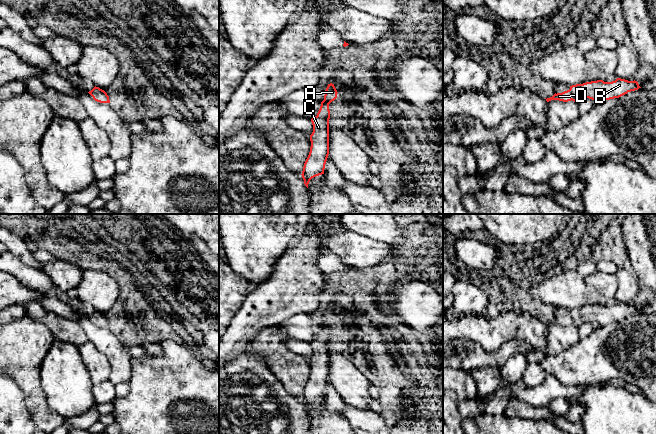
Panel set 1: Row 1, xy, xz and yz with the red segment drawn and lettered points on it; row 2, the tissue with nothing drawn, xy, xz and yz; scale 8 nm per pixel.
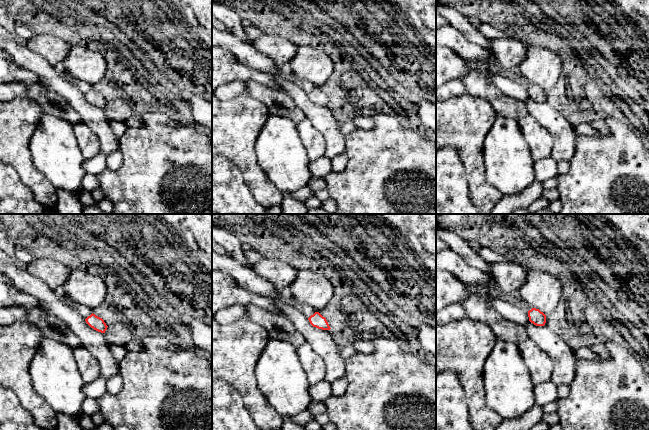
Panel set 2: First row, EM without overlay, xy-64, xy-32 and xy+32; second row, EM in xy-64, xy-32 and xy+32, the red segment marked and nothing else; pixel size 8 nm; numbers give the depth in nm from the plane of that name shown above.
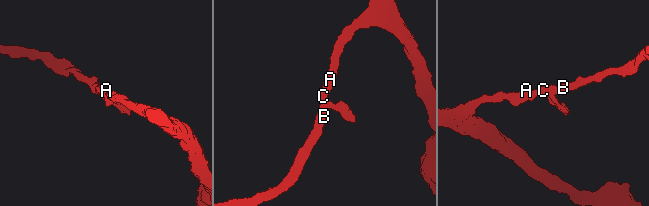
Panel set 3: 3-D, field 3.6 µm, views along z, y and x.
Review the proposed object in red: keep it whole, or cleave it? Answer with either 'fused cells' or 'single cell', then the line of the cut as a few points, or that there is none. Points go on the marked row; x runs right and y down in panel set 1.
single cell | no cut

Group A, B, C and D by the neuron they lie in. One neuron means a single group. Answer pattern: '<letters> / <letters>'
A B C D

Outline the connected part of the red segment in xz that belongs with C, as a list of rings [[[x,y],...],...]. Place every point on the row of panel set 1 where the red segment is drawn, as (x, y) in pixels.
[[[328,84],[320,109],[311,119],[313,125],[313,132],[310,135],[311,147],[301,174],[307,188],[312,178],[324,174],[329,155],[329,104],[337,98],[337,93],[334,84]]]

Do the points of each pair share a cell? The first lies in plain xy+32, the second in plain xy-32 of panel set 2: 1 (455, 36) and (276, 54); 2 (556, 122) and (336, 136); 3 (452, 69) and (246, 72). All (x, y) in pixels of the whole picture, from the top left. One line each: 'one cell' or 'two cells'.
1: two cells
2: one cell
3: one cell

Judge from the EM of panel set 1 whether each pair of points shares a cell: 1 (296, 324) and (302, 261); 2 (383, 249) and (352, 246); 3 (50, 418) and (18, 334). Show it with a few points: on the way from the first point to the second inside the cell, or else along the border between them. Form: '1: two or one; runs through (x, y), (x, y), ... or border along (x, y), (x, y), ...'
1: two; border along (310, 314), (294, 314), (286, 323)
2: one; runs through (375, 249), (360, 249)
3: one; runs through (35, 397), (19, 355)

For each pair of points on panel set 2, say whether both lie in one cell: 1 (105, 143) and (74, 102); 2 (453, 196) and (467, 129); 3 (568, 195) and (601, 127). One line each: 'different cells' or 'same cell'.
1: same cell
2: different cells
3: different cells

